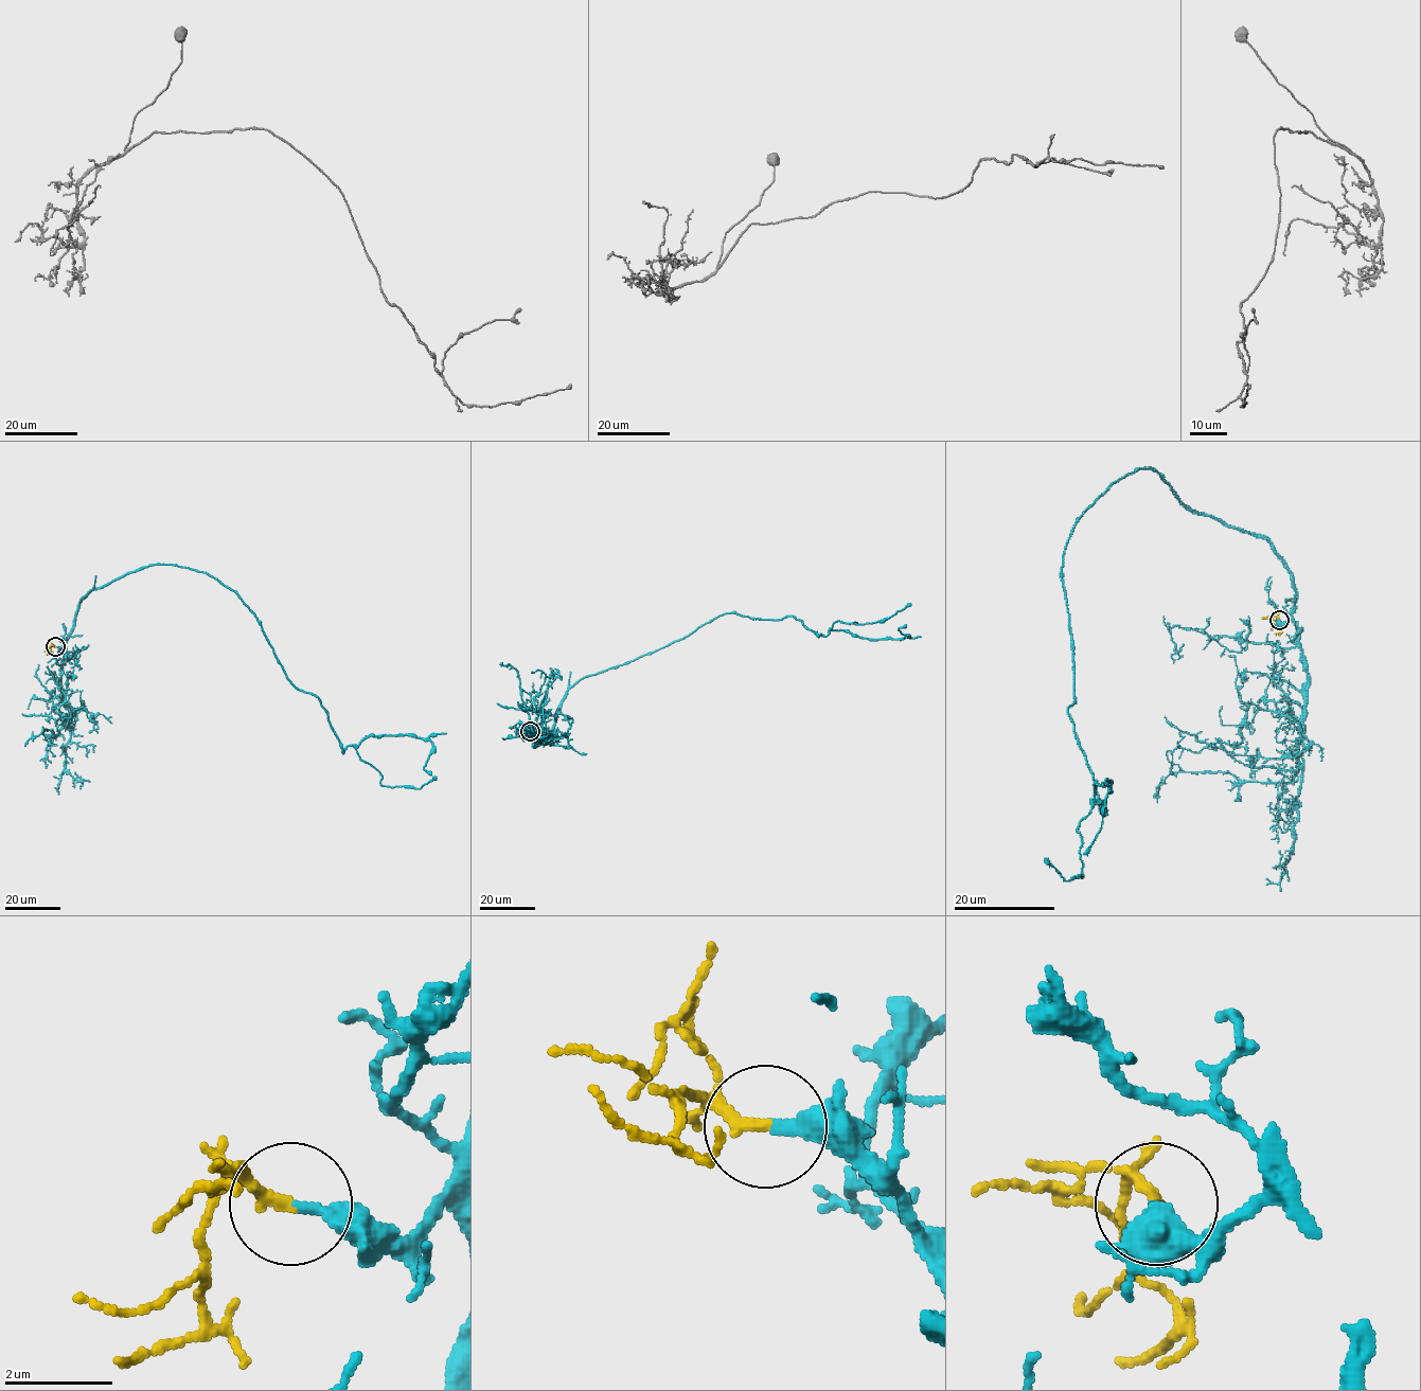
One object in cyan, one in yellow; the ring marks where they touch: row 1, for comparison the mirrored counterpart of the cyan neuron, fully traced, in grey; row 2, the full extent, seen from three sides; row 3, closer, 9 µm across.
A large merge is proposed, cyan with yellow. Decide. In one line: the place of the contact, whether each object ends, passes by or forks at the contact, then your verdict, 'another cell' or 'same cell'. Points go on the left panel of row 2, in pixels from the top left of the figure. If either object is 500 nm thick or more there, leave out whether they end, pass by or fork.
(55, 646) | cyan ends | yellow ends | same cell

